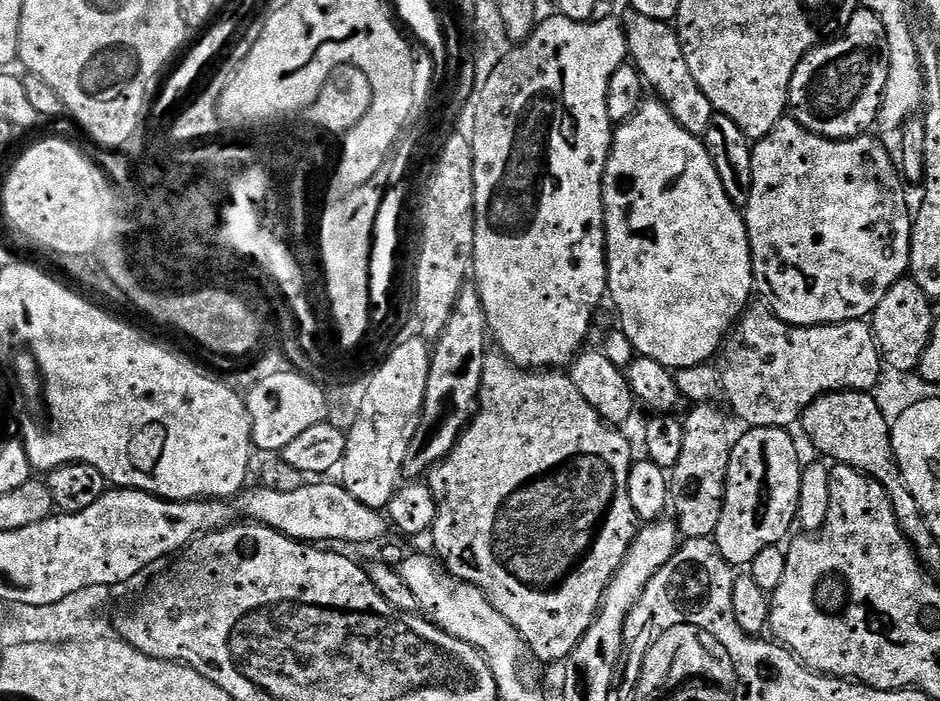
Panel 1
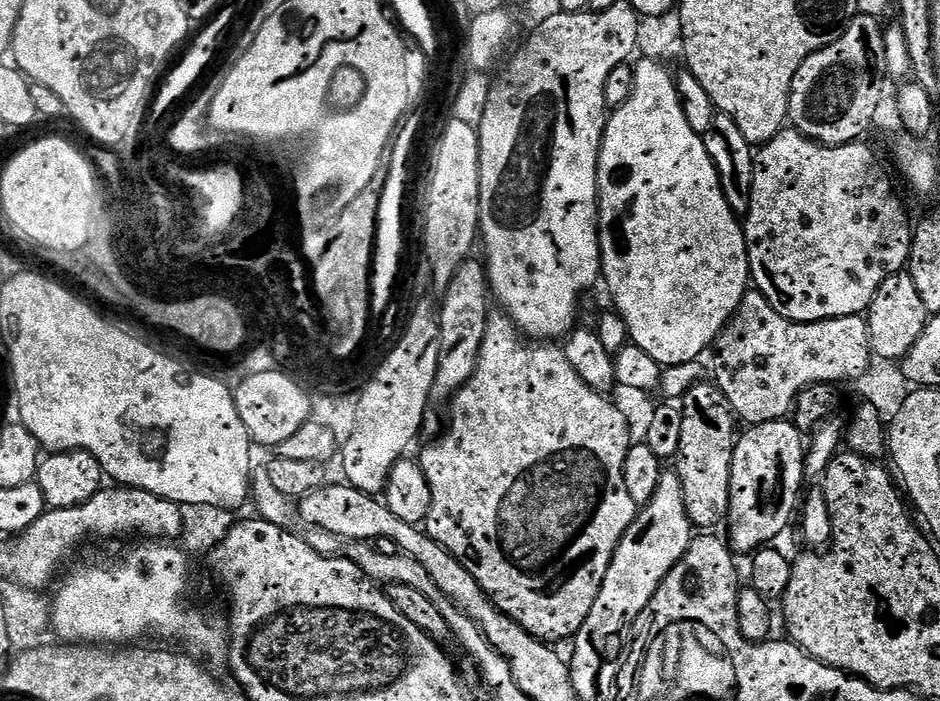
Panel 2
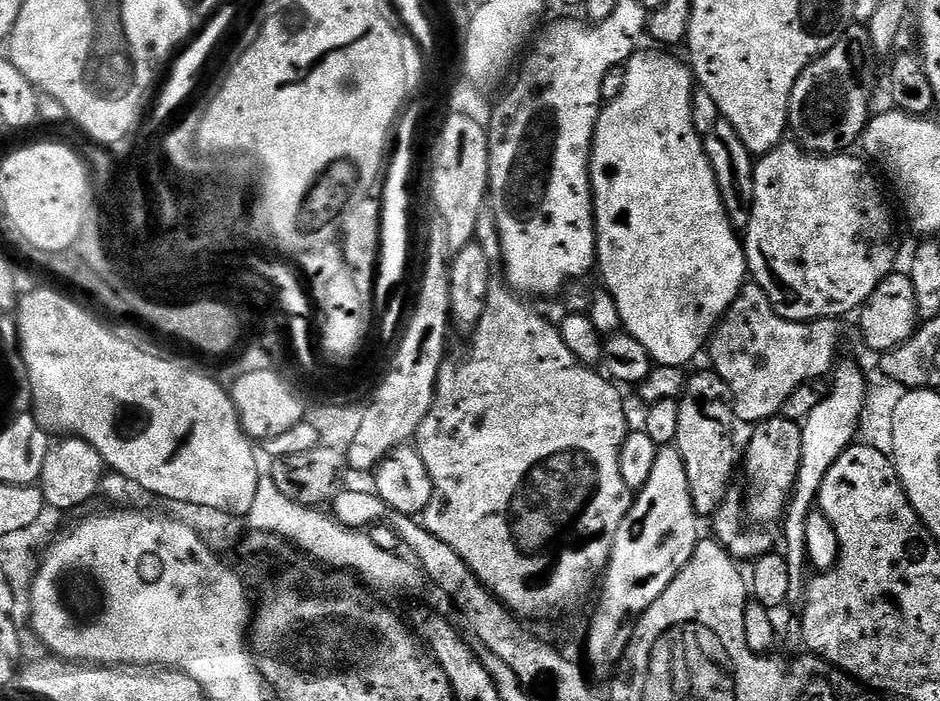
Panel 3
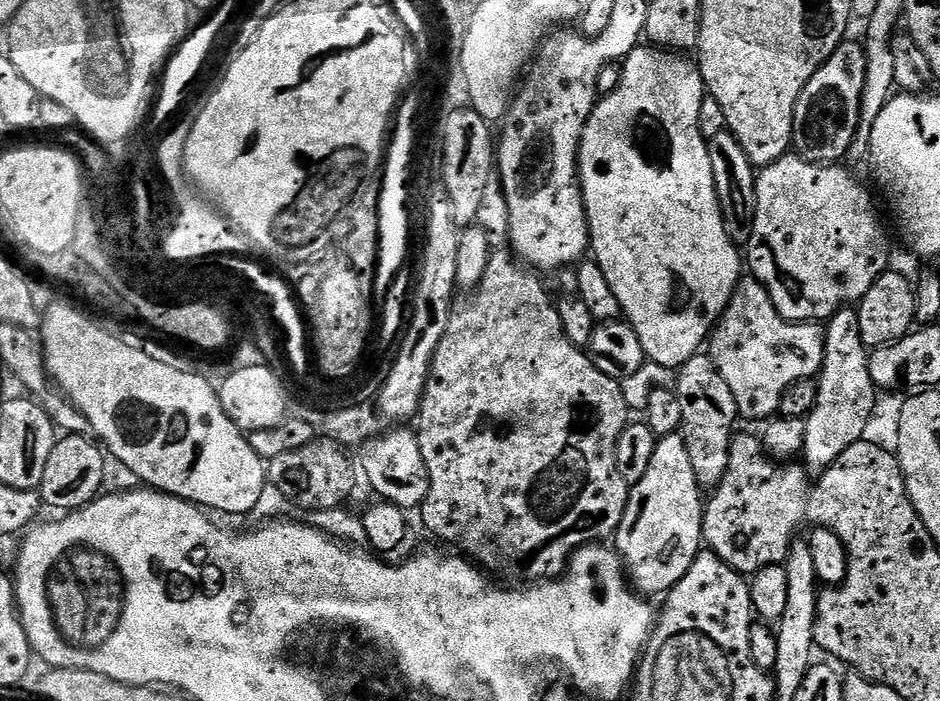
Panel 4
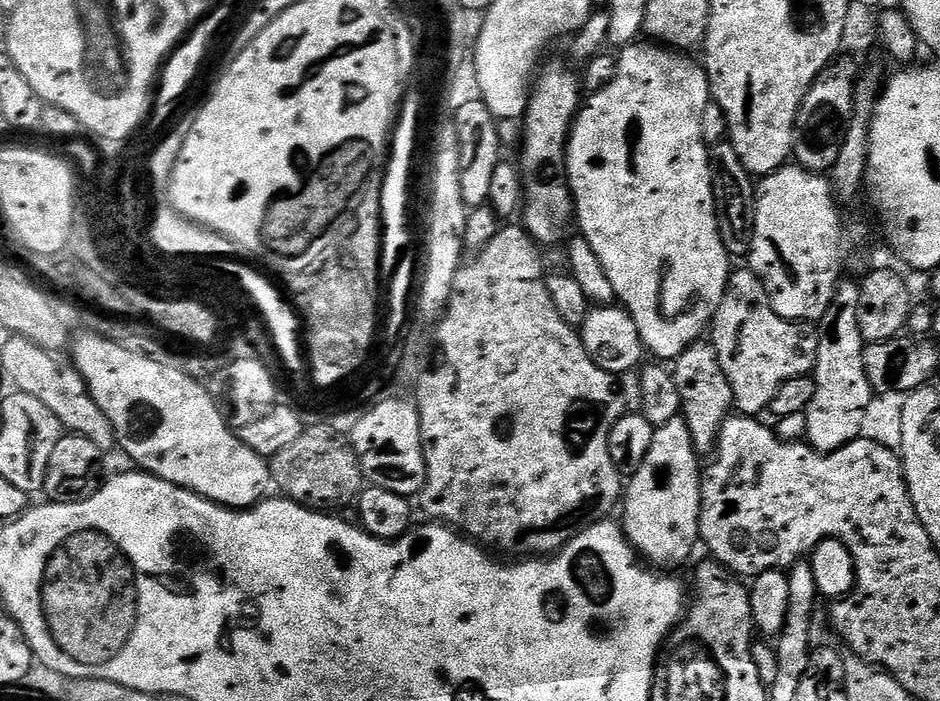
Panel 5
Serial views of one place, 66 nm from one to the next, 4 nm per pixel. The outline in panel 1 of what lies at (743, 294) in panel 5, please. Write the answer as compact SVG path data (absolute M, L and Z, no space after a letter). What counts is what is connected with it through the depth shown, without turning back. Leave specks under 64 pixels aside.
M756 303L736 321L735 328L725 336L718 353L718 379L723 399L728 399L727 407L732 407L737 418L745 420L748 428L791 429L803 416L806 406L810 406L810 402L814 402L814 398L822 394L872 392L877 387L882 361L876 335L872 333L871 323L867 319L799 328L779 320L767 304Z

